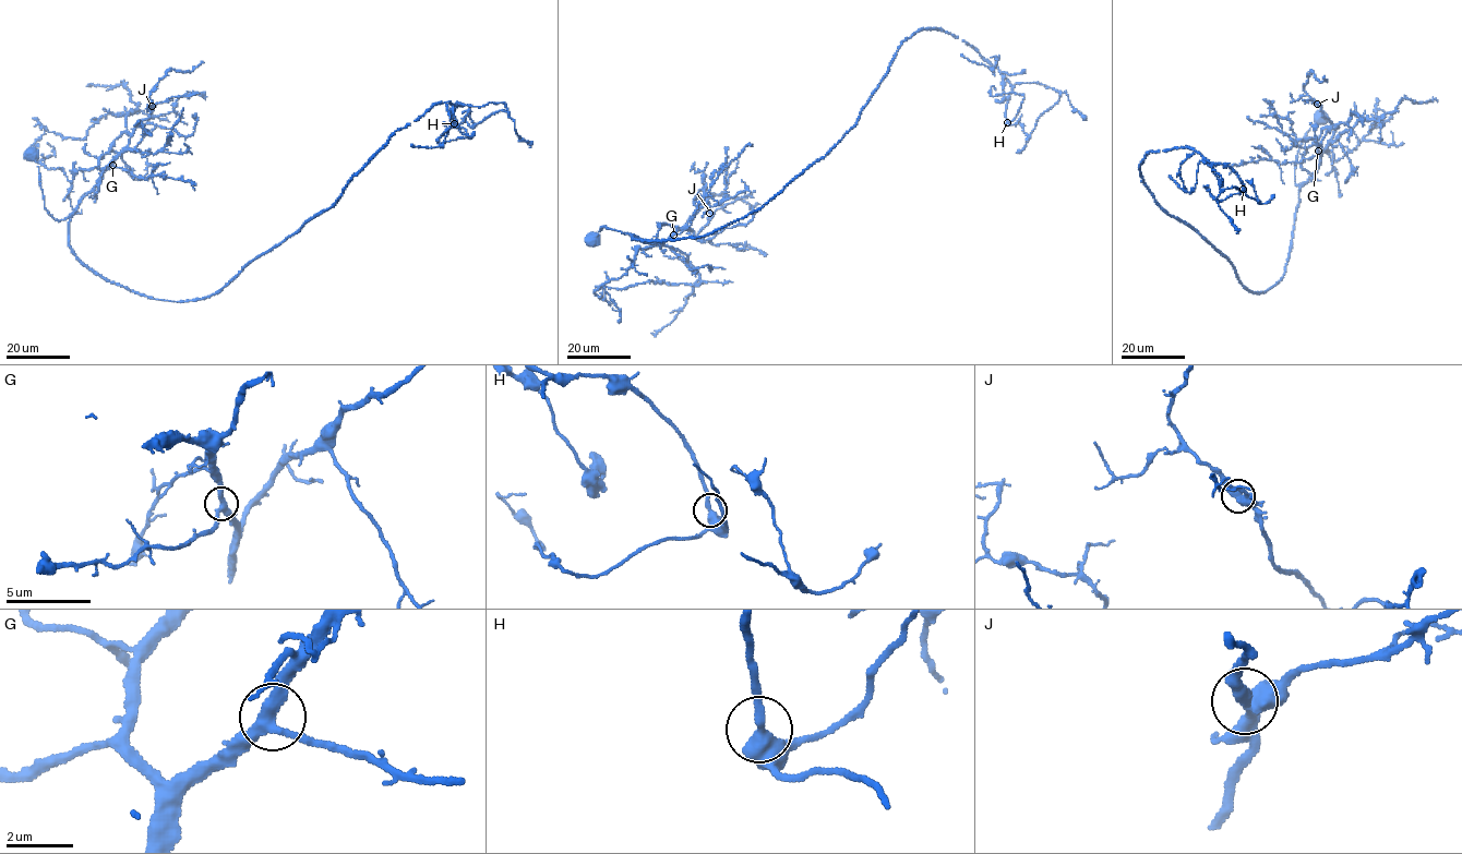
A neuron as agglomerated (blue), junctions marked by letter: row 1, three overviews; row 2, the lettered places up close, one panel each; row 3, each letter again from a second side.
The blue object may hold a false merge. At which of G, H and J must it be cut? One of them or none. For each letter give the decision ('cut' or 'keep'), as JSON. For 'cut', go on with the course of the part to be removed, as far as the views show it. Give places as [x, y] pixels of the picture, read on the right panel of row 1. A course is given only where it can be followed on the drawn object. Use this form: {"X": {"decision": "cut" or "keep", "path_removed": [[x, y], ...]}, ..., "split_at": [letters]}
{"G": {"decision": "keep"}, "H": {"decision": "keep"}, "J": {"decision": "keep"}, "split_at": []}

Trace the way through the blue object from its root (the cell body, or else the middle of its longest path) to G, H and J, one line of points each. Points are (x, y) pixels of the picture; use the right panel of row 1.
G: (1321, 117), (1308, 131), (1297, 154), (1294, 175), (1297, 187), (1316, 171), (1320, 157), (1318, 151)
H: (1321, 117), (1297, 154), (1285, 271), (1263, 292), (1160, 206), (1140, 166), (1185, 147), (1243, 188)
J: (1321, 117), (1297, 154), (1297, 187), (1318, 168), (1320, 154), (1316, 140), (1322, 130), (1332, 124), (1317, 104)

